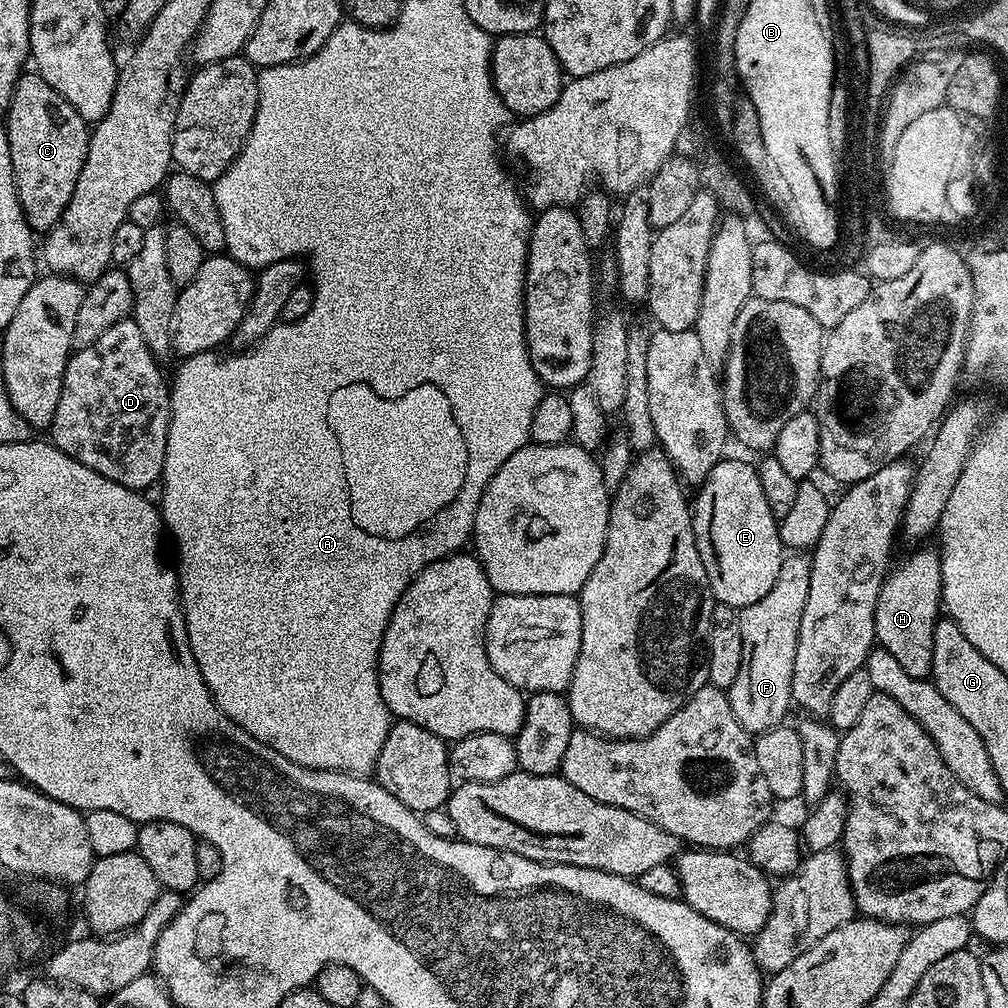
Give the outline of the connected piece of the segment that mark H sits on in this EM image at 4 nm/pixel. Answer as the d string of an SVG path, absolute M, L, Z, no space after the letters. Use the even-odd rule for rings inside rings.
M920 546L917 552L912 552L900 565L893 567L885 575L884 584L880 587L878 602L874 610L874 630L876 644L885 648L890 658L896 659L898 666L906 670L914 678L928 678L932 675L934 662L934 626L942 616L942 566L940 554L935 547Z

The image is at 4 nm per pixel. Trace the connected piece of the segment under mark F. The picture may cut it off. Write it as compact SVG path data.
M804 554L785 555L778 570L778 578L766 594L750 606L739 609L742 626L742 666L738 678L727 688L728 701L745 730L750 734L778 728L785 723L784 715L792 703L792 675L794 654L798 646L798 626L810 590L811 559Z

